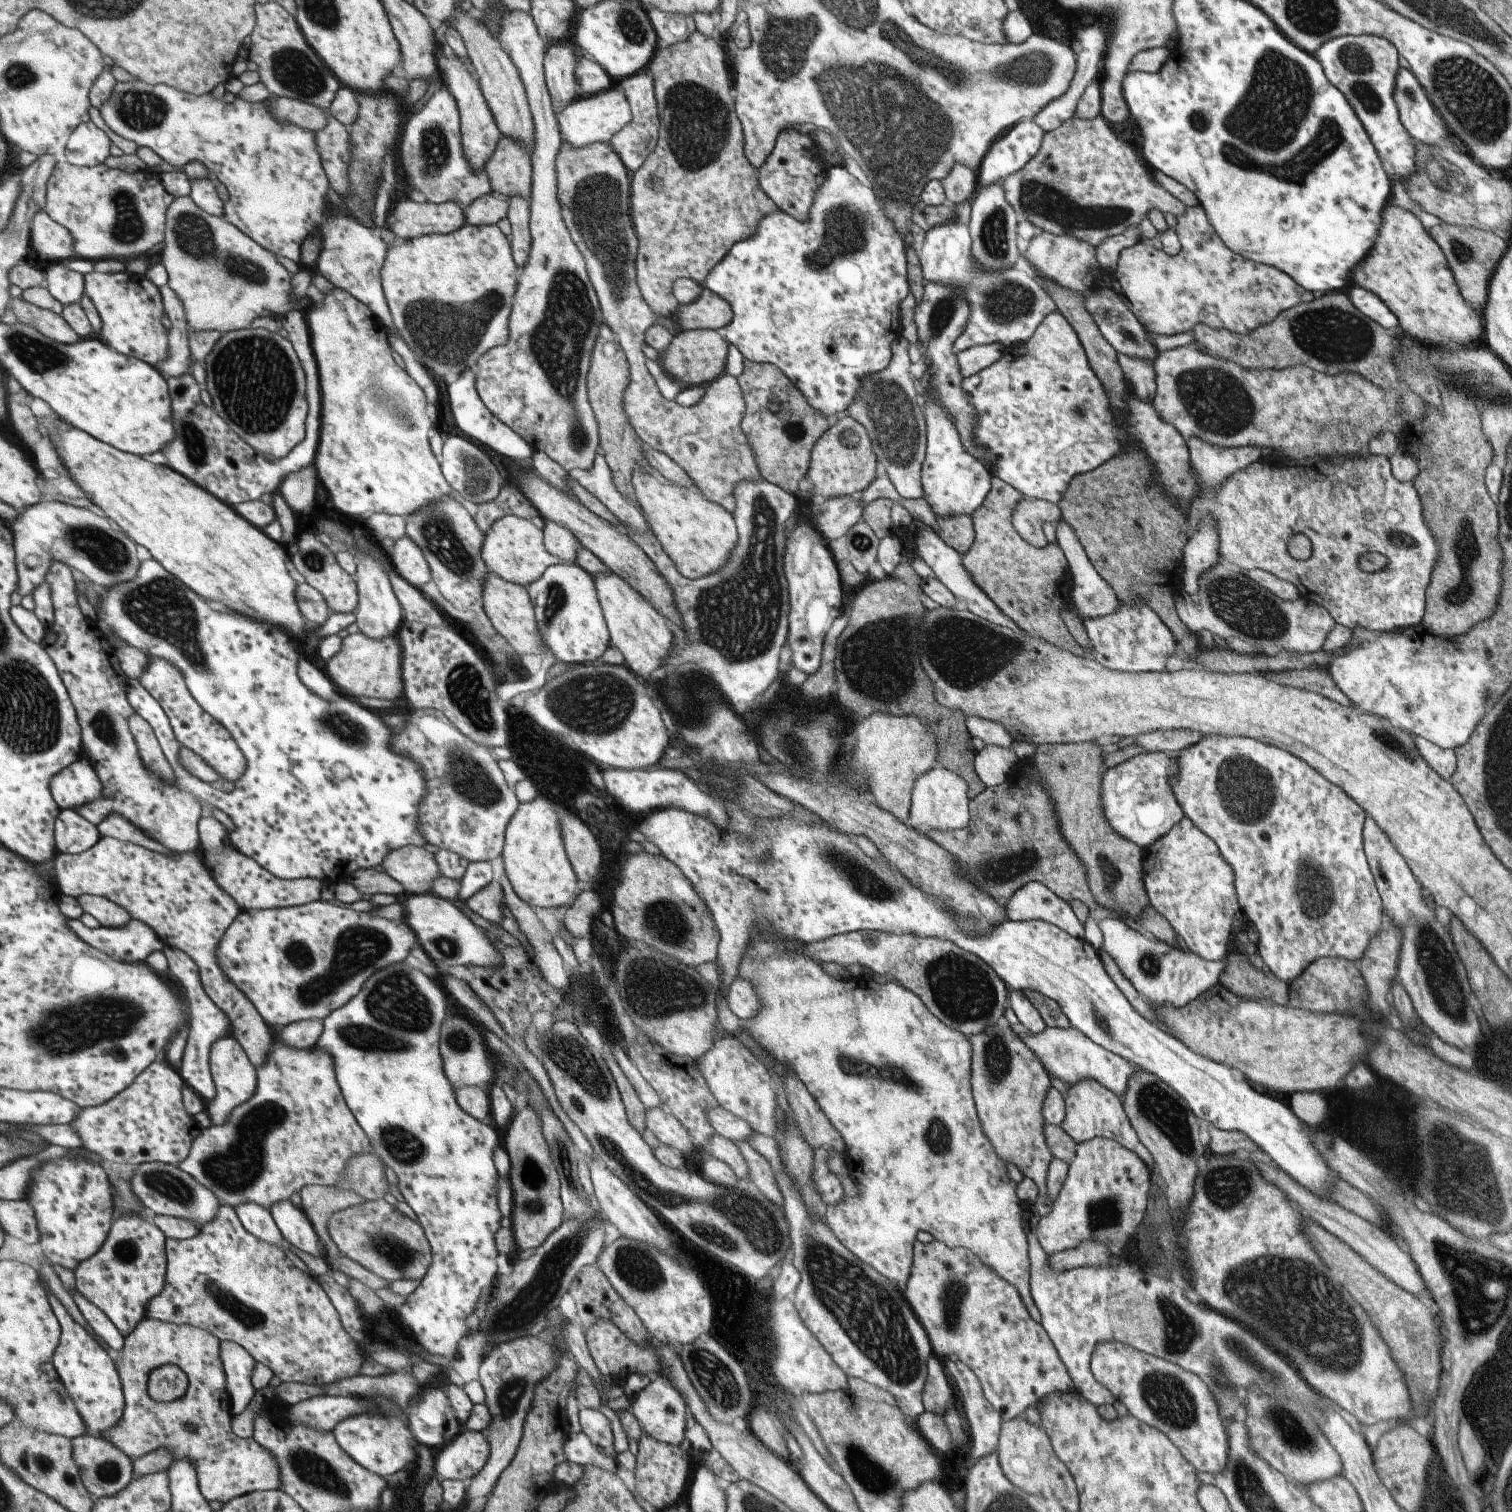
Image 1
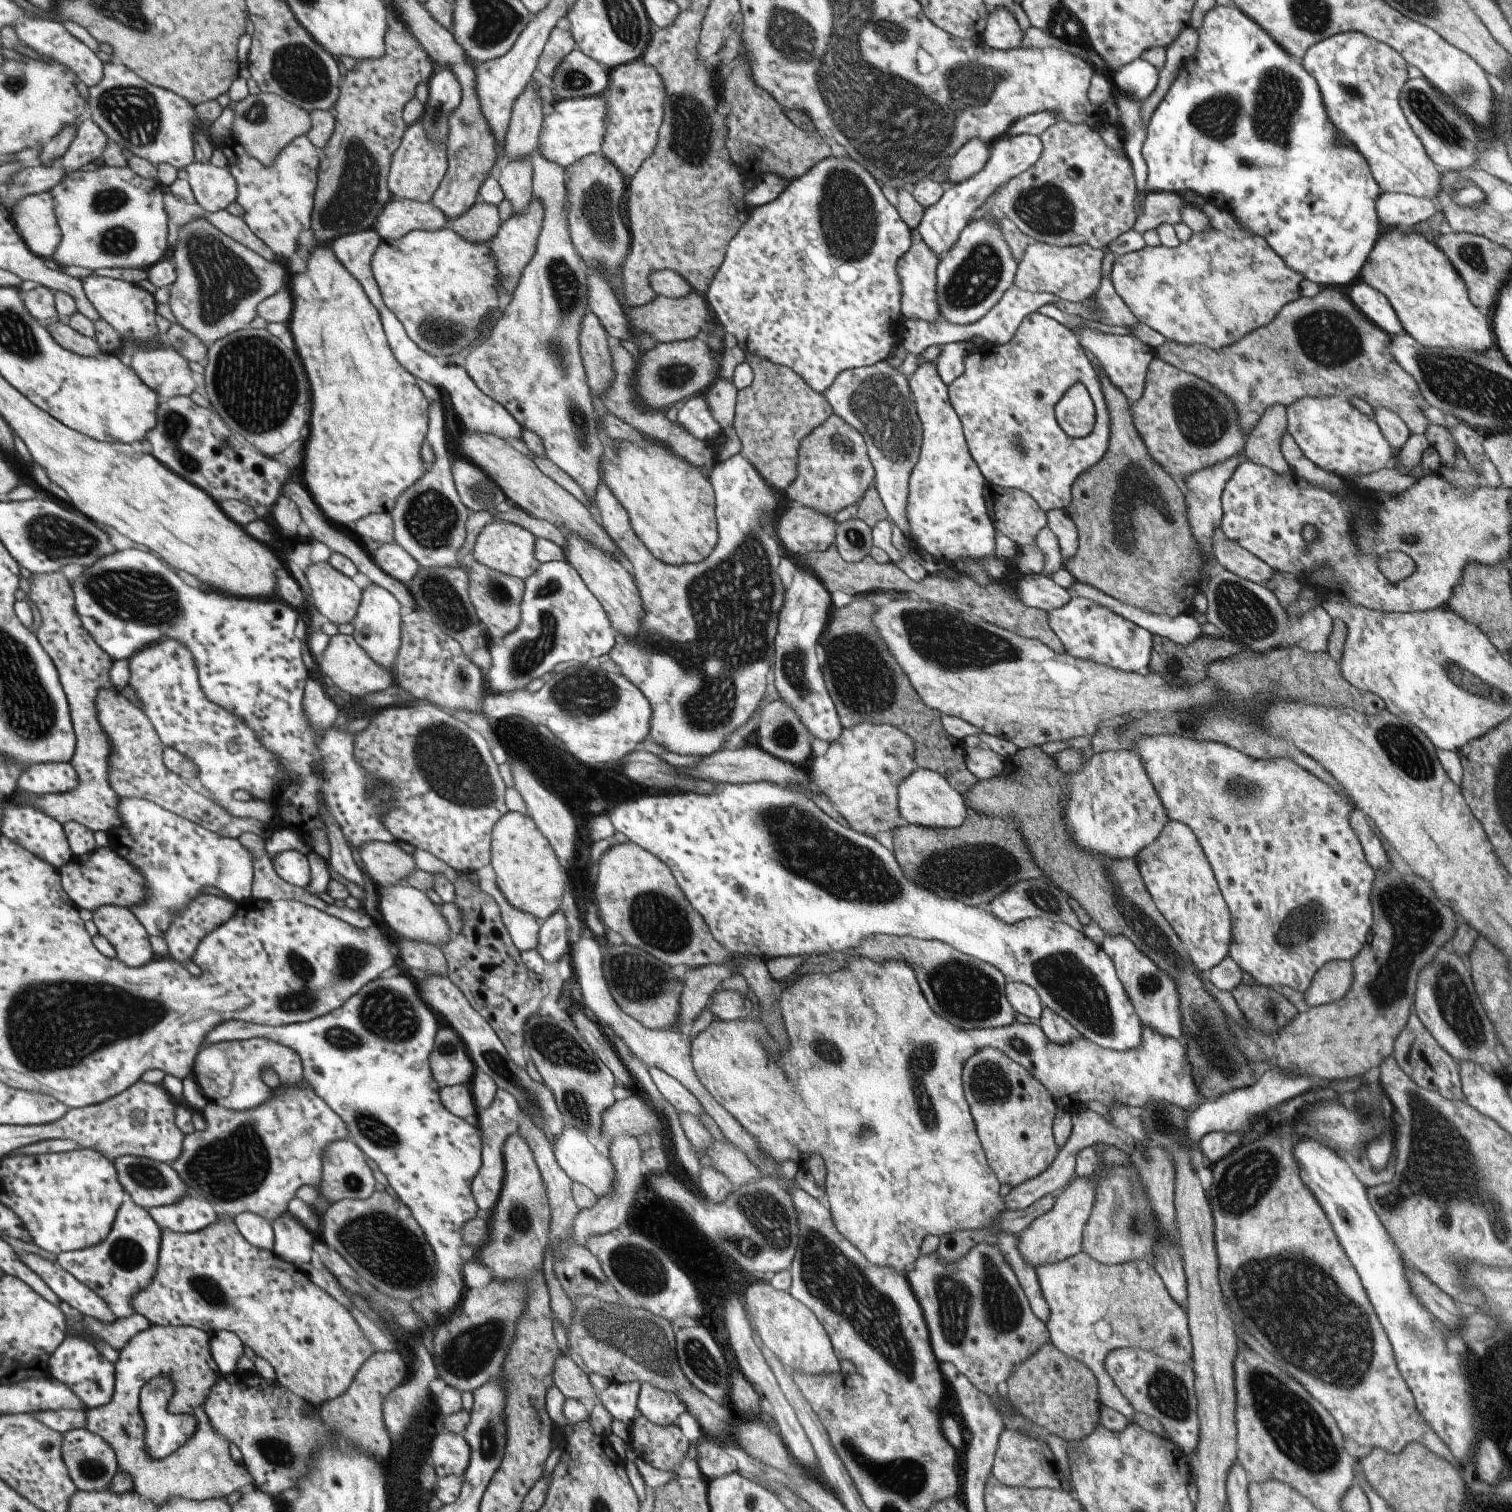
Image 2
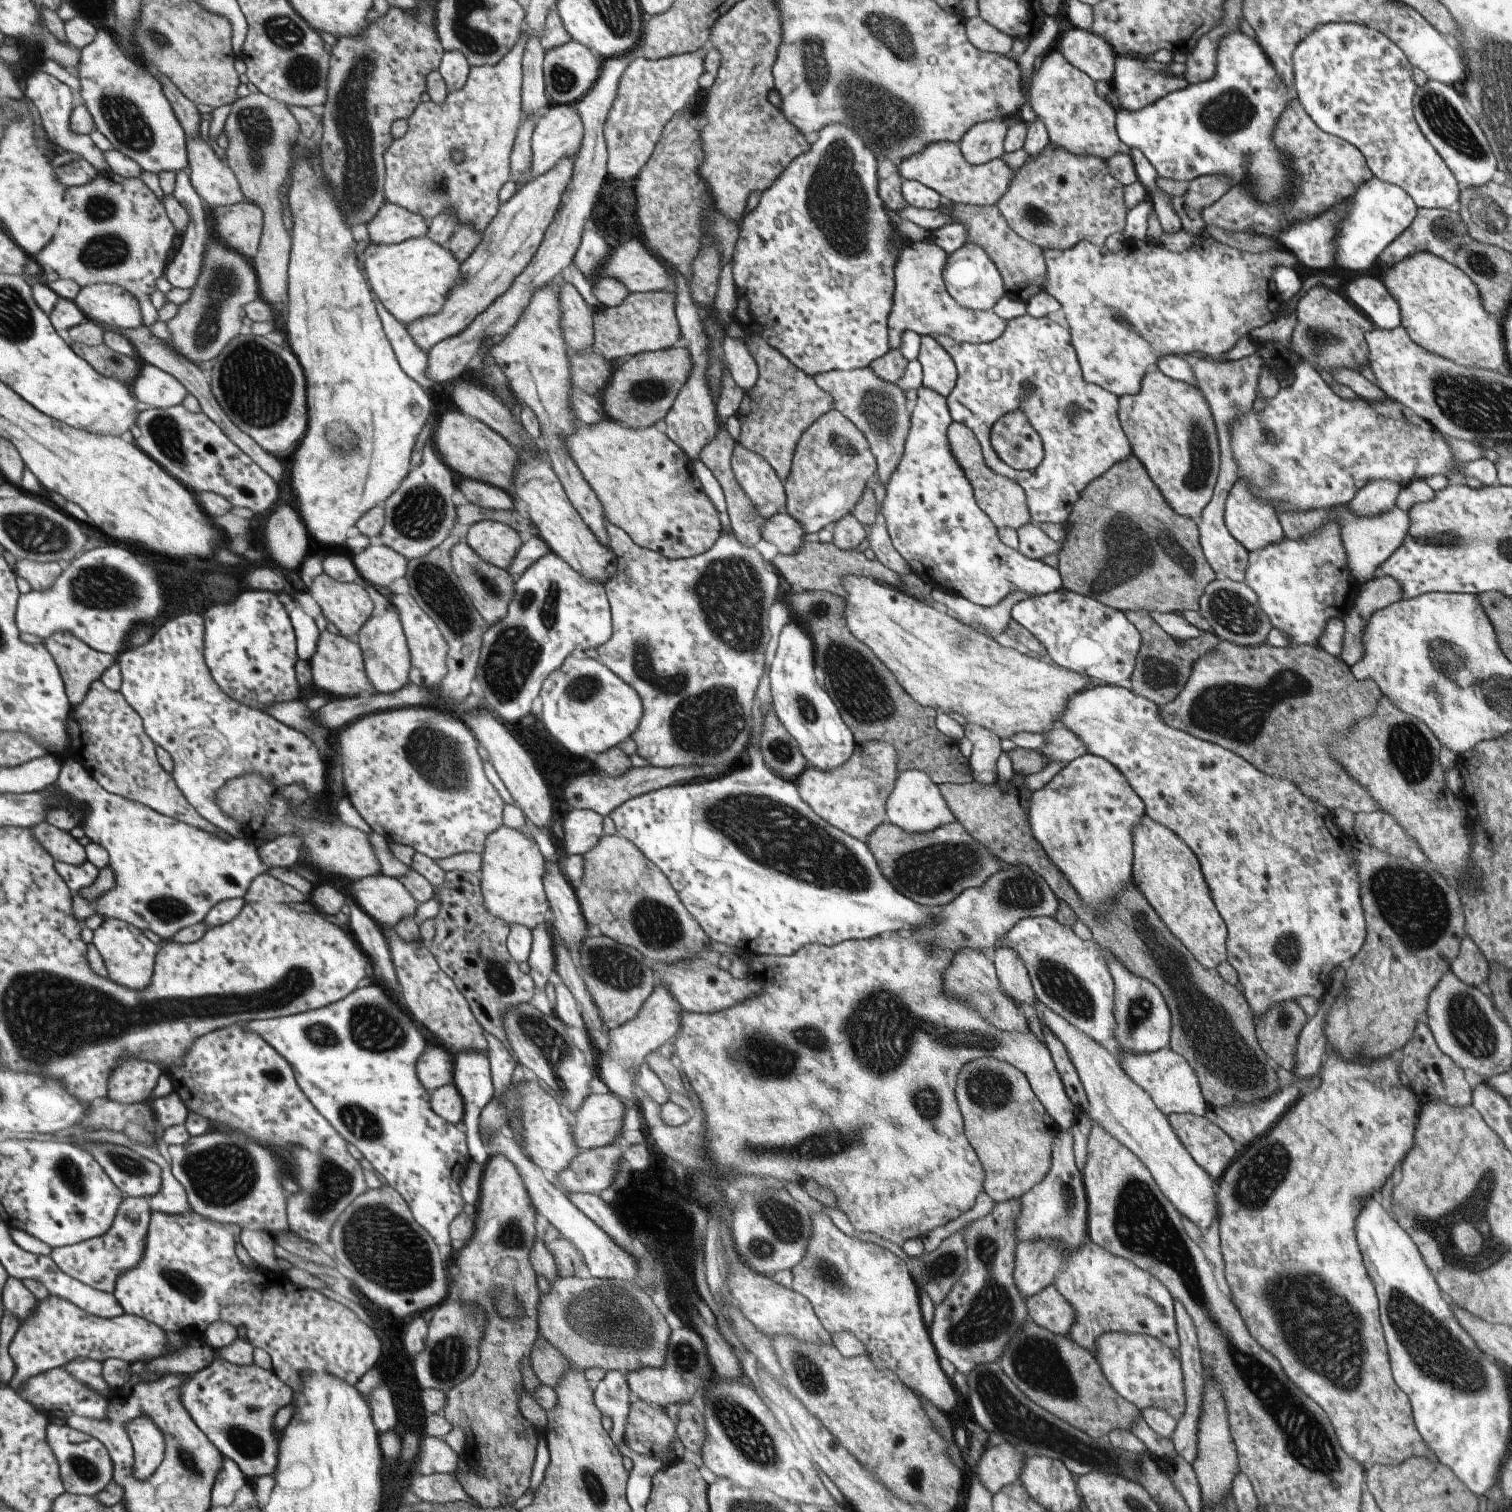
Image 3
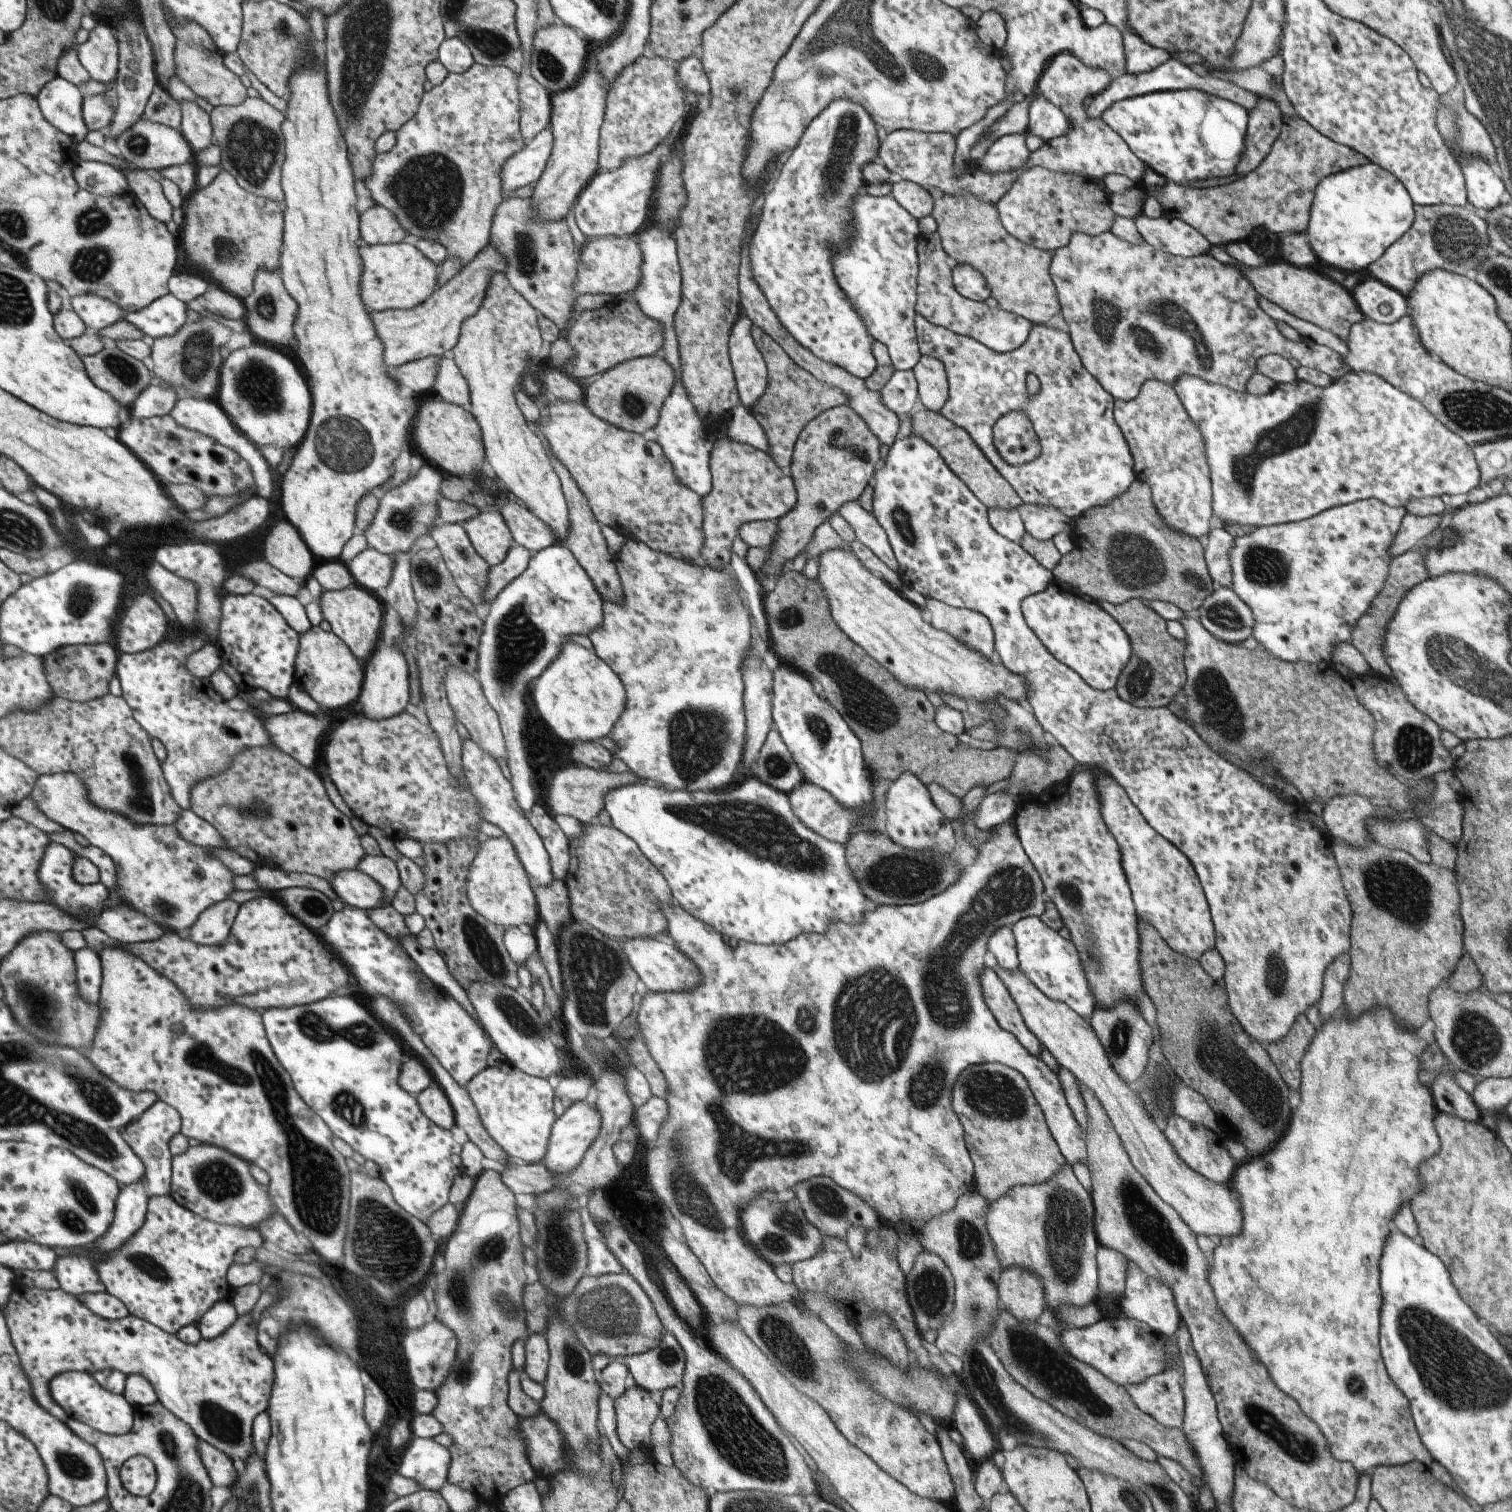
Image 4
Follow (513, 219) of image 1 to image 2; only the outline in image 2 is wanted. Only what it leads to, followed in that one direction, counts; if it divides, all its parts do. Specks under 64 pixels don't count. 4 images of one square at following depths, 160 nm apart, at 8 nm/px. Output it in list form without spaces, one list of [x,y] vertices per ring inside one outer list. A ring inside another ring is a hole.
[[[530,158],[508,161],[499,177],[500,185],[515,215],[523,213],[532,198],[532,166]]]

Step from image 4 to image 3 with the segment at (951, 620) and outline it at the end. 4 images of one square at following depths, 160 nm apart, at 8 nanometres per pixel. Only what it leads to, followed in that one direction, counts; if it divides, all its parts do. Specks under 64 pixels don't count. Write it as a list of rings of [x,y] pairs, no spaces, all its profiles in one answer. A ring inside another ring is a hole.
[[[939,591],[938,594],[941,596],[940,609],[955,617],[956,621],[981,629],[989,636],[990,632],[1004,632],[1006,622],[1011,619],[1010,610],[1014,604],[1033,597],[1023,591],[1011,591],[992,607],[982,607],[955,593]]]

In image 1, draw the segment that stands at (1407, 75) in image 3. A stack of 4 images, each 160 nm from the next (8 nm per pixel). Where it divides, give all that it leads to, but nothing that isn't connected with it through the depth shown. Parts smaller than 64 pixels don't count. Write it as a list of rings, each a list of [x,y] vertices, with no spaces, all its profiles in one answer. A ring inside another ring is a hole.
[[[1343,35],[1326,41],[1313,54],[1325,79],[1339,90],[1359,124],[1365,130],[1373,150],[1377,152],[1388,179],[1404,183],[1415,172],[1415,148],[1412,139],[1399,121],[1399,112],[1393,101],[1398,53],[1385,38],[1369,35]]]

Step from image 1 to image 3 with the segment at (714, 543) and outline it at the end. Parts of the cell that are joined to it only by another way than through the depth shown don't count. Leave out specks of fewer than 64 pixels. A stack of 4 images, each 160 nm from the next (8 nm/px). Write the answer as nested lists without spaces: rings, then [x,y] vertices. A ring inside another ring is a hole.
[[[605,419],[592,425],[578,422],[574,432],[562,439],[569,456],[602,504],[605,520],[628,534],[637,546],[668,559],[694,557],[713,546],[721,531],[717,511],[701,489],[687,455],[664,432],[653,425],[634,429]]]

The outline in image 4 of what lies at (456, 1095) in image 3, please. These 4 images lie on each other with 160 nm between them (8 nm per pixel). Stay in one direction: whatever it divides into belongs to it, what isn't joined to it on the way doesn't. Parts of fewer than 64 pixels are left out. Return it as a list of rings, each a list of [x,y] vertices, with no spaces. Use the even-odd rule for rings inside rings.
[[[433,1084],[418,1094],[420,1107],[435,1124],[451,1130],[456,1124],[456,1112],[439,1084]]]

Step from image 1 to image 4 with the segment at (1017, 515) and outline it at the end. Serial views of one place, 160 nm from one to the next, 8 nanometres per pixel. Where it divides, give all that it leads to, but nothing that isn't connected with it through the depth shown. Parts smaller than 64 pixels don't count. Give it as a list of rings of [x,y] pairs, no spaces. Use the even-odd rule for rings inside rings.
[[[923,410],[912,416],[911,433],[926,440],[946,462],[951,472],[963,481],[963,484],[985,505],[986,509],[1013,511],[1022,503],[1011,485],[997,472],[996,468],[986,460],[985,455],[971,440],[967,431],[941,416],[939,412]]]

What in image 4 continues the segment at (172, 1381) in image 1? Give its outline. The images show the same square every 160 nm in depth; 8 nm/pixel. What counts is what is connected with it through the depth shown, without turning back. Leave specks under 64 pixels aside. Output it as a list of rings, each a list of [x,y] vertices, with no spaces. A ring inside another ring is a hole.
[[[69,1371],[52,1380],[51,1392],[54,1399],[68,1412],[70,1418],[84,1421],[94,1429],[110,1435],[126,1435],[133,1430],[135,1408],[125,1400],[123,1394],[115,1394],[99,1384],[88,1372]],[[142,1454],[125,1460],[119,1476],[129,1492],[140,1497],[149,1496],[158,1483],[158,1470],[155,1463]]]

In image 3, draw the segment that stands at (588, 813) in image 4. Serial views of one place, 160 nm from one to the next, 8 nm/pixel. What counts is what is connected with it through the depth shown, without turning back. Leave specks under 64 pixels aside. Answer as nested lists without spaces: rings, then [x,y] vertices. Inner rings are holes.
[[[696,764],[689,765],[688,767],[682,767],[681,765],[672,767],[631,767],[620,777],[610,777],[595,771],[591,772],[591,774],[585,774],[585,776],[577,776],[565,788],[565,800],[573,809],[589,809],[603,817],[607,816],[614,808],[617,808],[617,805],[634,796],[649,791],[656,791],[669,785],[687,782],[691,778],[703,775],[704,771]]]

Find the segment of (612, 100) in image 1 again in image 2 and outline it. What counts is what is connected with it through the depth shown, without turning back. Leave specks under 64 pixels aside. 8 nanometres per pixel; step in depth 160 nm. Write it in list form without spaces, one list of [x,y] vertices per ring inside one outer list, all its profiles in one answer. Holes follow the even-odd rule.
[[[606,91],[592,97],[557,99],[546,111],[542,120],[537,146],[540,148],[540,153],[547,160],[560,164],[564,169],[589,153],[599,154],[600,144],[605,134],[607,113],[608,94]]]

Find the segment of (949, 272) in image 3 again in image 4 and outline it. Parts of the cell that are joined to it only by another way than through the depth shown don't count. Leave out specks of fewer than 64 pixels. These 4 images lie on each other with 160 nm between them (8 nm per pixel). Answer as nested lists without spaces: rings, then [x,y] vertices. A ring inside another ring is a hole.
[[[967,263],[952,264],[951,267],[951,284],[962,297],[979,302],[989,298],[989,287],[975,267]]]

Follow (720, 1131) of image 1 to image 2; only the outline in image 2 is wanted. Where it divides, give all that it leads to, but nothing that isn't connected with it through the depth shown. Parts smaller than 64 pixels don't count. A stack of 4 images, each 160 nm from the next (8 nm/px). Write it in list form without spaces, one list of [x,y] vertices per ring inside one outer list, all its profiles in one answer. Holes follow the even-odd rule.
[[[655,1067],[647,1070],[657,1090],[675,1111],[691,1113],[696,1118],[706,1114],[701,1103],[676,1078]]]

